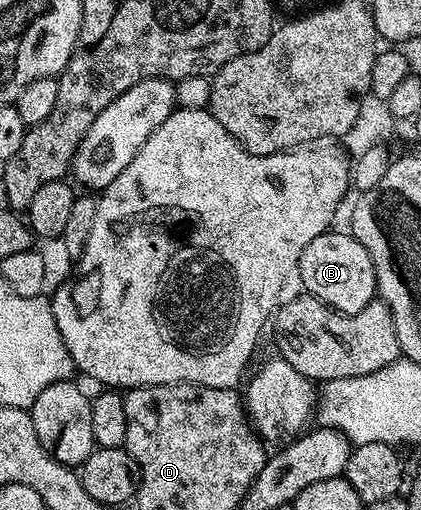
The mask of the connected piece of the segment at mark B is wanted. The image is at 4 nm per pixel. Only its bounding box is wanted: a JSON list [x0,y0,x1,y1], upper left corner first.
[297,229,378,315]

